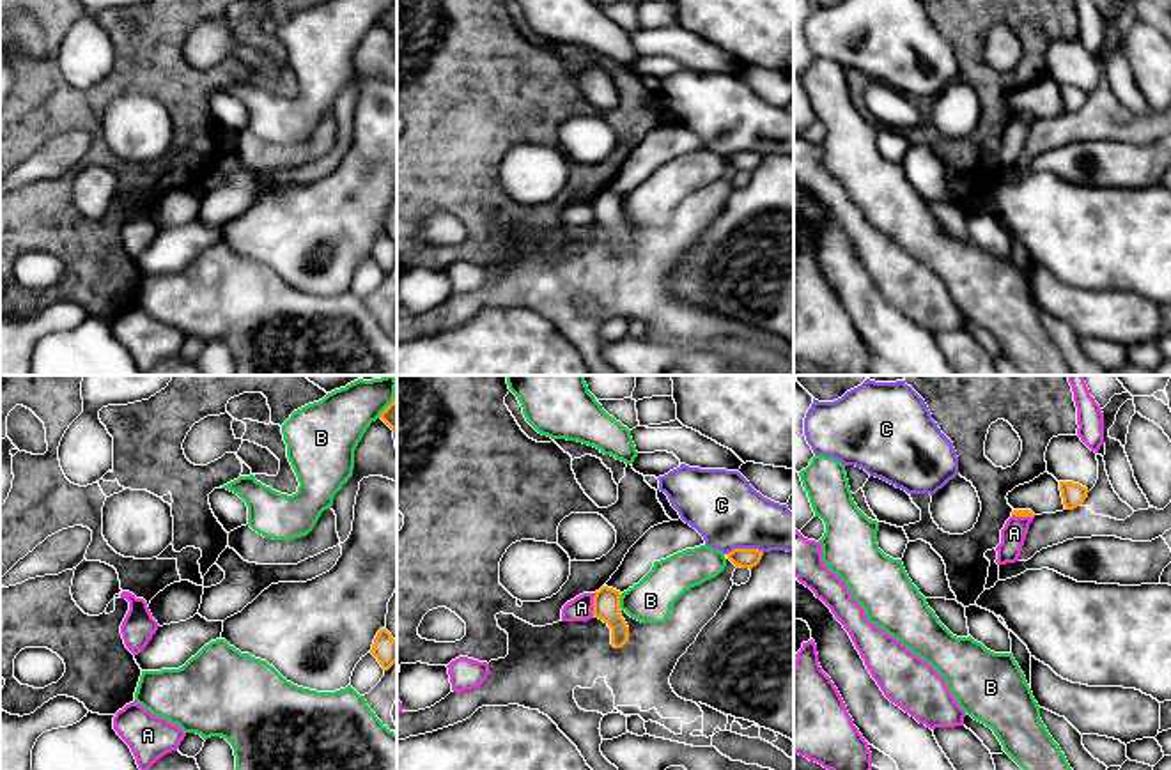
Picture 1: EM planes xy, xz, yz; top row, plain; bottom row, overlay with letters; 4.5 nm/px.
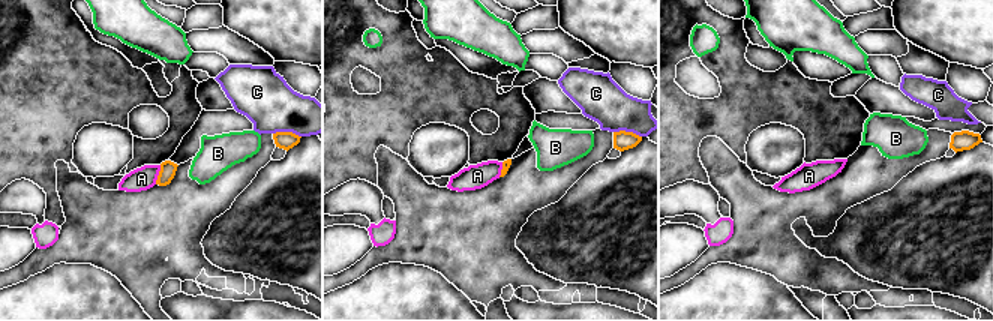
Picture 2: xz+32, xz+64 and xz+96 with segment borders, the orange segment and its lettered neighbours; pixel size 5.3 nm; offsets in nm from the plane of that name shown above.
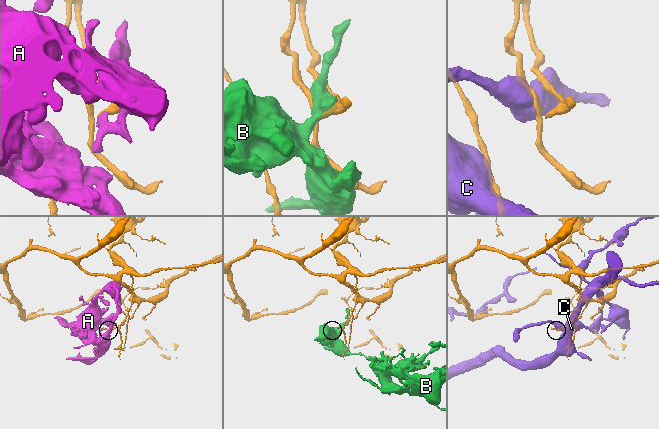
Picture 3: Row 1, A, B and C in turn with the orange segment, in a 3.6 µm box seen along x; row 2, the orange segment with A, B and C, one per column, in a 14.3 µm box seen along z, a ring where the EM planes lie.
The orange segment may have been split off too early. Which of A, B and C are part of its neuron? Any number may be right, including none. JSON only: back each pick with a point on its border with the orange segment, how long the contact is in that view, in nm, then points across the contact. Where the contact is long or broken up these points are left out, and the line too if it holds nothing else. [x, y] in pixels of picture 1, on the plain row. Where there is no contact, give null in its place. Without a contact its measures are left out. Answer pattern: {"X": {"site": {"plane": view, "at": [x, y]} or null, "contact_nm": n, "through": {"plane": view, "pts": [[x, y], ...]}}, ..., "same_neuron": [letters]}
{"same_neuron": []}

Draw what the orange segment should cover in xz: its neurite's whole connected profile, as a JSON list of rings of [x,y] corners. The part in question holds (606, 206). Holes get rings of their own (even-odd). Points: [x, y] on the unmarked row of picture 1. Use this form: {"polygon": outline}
{"polygon": [[[602,189],[593,200],[593,219],[611,232],[611,248],[622,251],[629,244],[629,230],[620,218],[622,196]]]}

